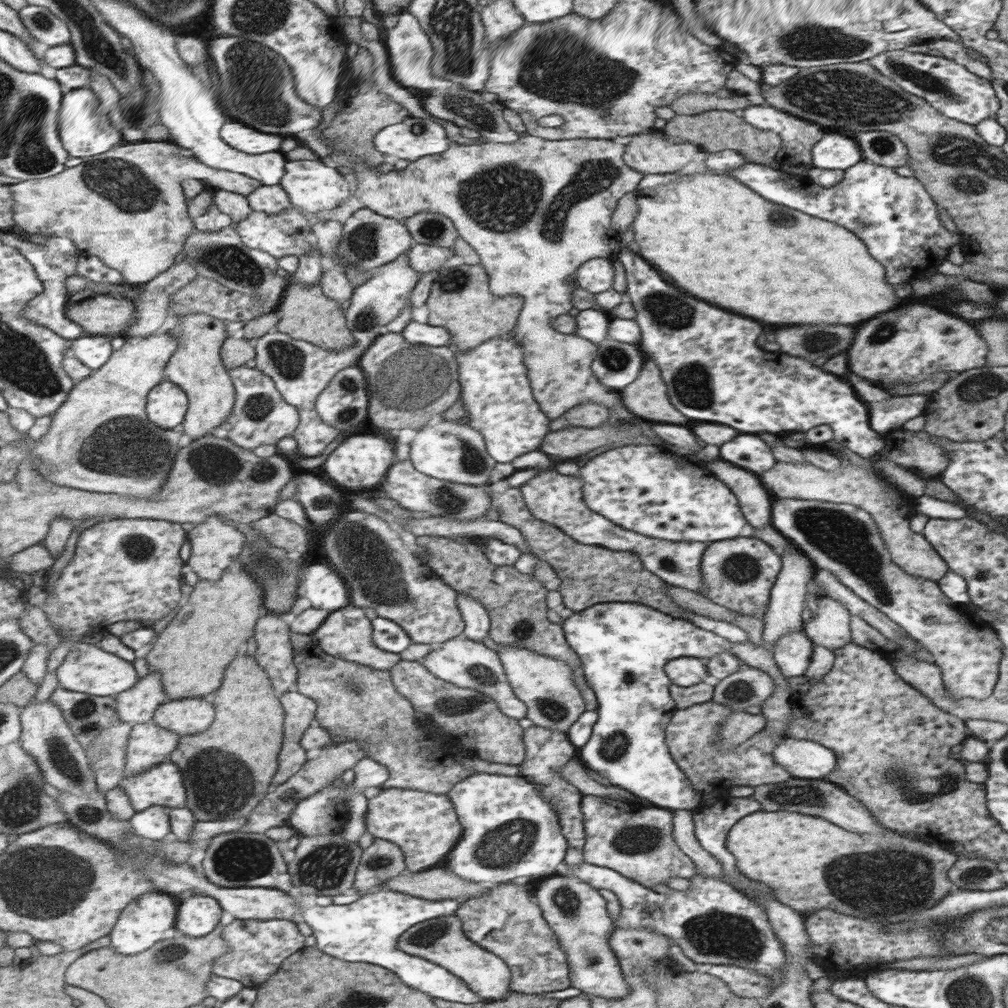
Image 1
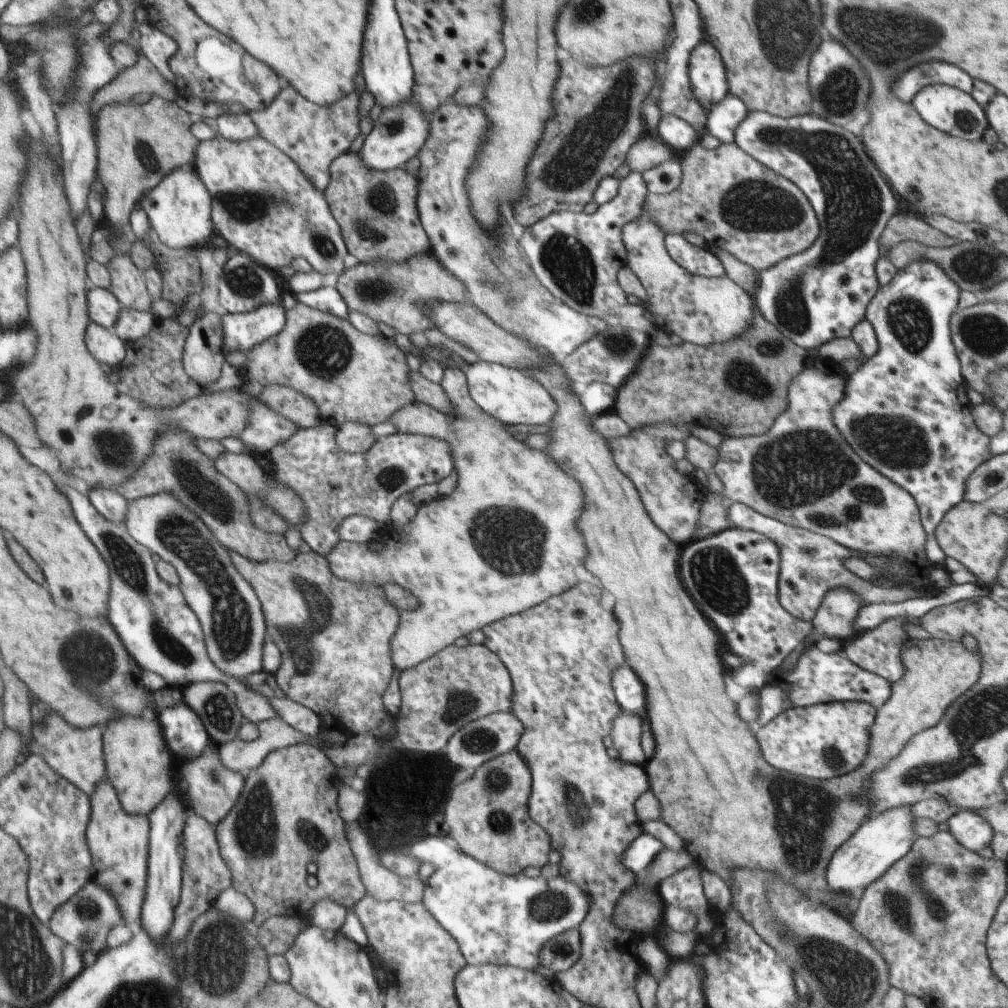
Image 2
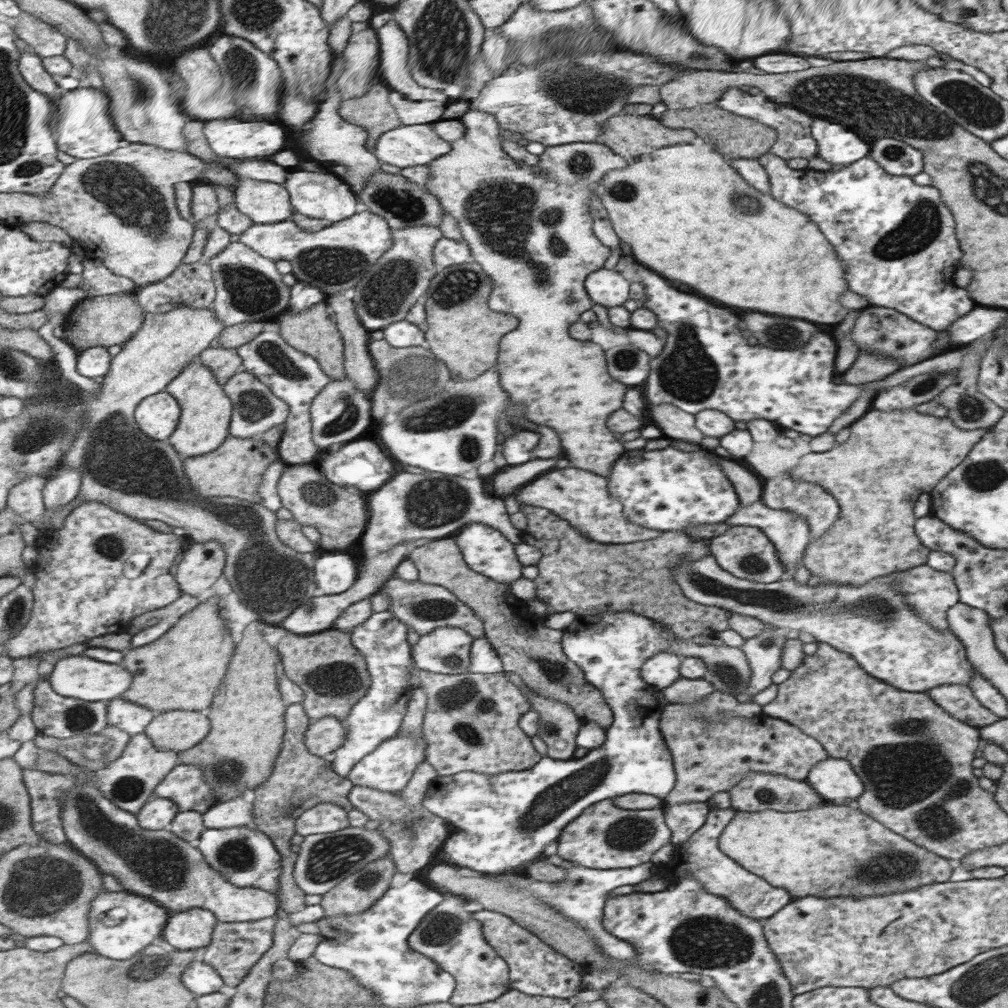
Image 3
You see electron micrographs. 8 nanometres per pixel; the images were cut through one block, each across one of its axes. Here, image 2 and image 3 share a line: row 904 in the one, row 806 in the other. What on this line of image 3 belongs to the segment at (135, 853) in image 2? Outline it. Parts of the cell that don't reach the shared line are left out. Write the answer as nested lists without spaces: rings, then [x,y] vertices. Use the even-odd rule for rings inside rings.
[[[147,733],[133,735],[121,758],[94,772],[92,783],[122,810],[131,811],[137,815],[154,797],[157,786],[161,785],[172,770],[179,765],[179,758],[177,751],[157,750],[153,739]]]

